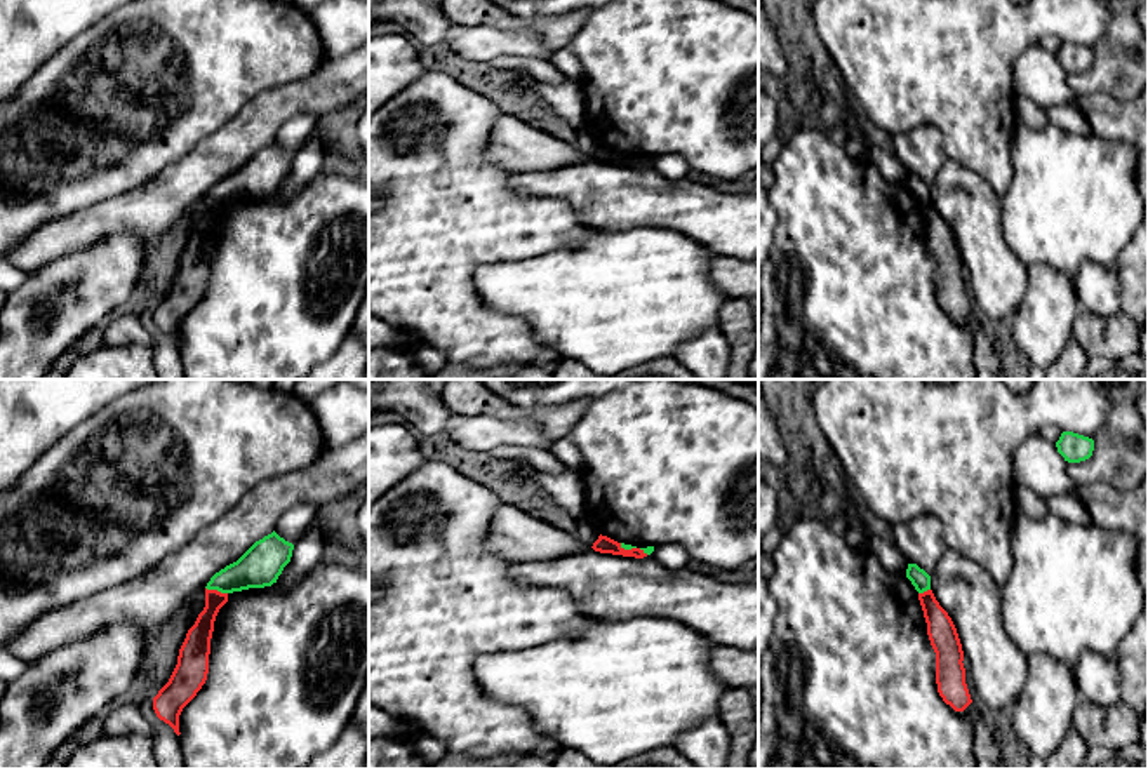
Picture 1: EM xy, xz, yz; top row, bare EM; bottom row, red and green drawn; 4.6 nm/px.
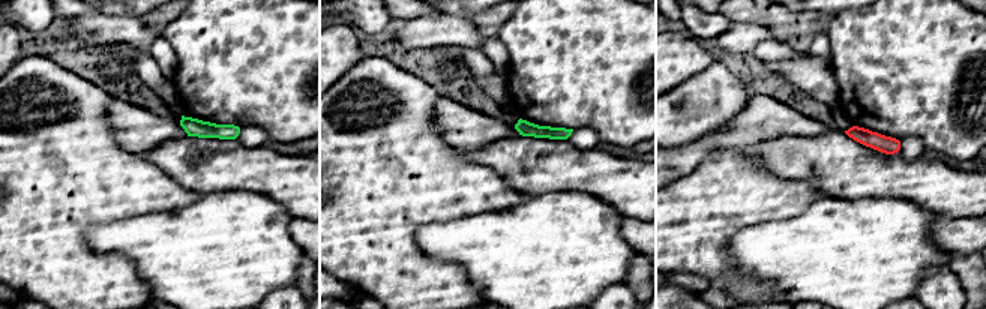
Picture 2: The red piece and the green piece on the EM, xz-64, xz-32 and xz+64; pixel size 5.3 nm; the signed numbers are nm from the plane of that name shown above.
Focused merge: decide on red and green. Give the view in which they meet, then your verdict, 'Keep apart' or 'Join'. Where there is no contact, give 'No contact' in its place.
Touches red in xy. Keep apart

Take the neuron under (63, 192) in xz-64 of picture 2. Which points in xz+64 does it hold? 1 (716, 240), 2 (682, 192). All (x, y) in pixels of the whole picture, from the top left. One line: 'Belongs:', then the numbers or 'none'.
Belongs: 1, 2

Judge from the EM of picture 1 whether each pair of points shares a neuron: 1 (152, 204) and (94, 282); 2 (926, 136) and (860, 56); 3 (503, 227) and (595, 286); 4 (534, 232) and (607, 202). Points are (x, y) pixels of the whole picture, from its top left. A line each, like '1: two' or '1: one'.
1: two
2: two
3: two
4: two

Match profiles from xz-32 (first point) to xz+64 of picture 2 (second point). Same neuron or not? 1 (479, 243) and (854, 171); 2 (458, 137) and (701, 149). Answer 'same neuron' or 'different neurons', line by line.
1: different neurons
2: same neuron

